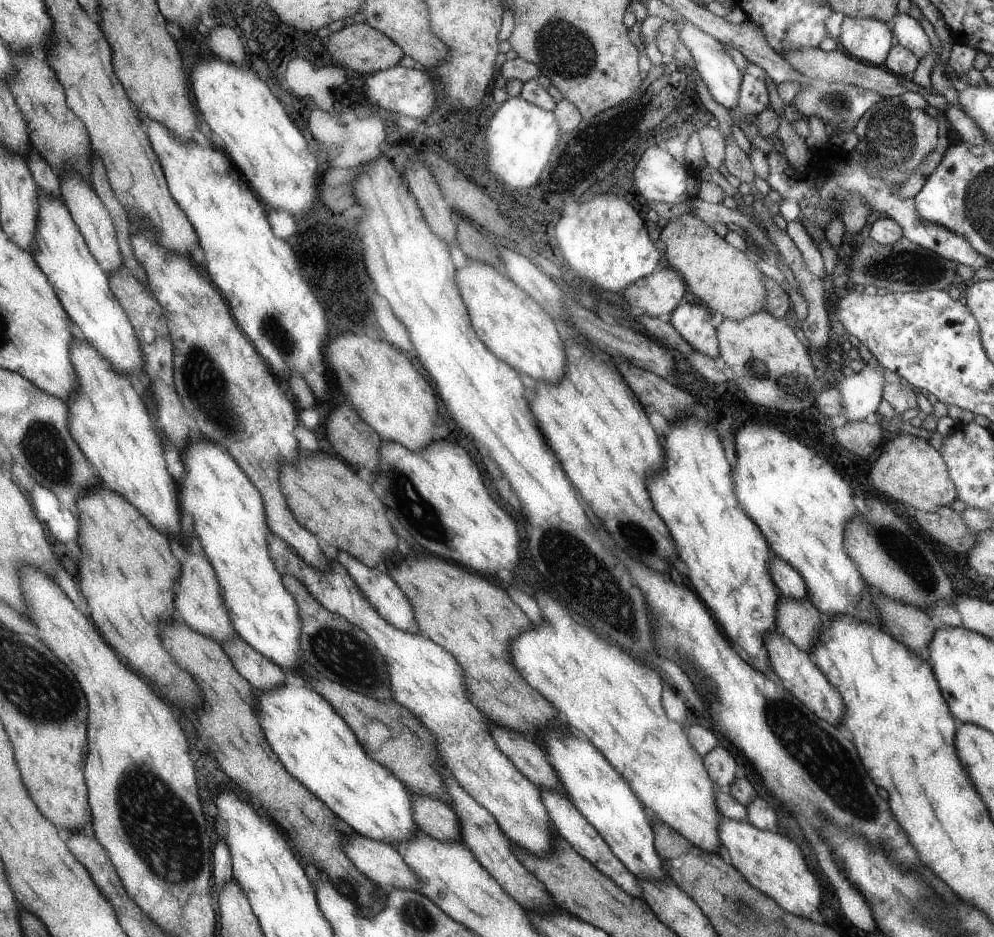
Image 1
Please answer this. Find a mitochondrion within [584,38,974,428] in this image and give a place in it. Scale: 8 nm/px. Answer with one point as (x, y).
(890, 137)

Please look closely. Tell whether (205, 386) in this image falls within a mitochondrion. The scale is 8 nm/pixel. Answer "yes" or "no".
yes

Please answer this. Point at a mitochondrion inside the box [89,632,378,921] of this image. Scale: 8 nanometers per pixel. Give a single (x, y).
(158, 824)

